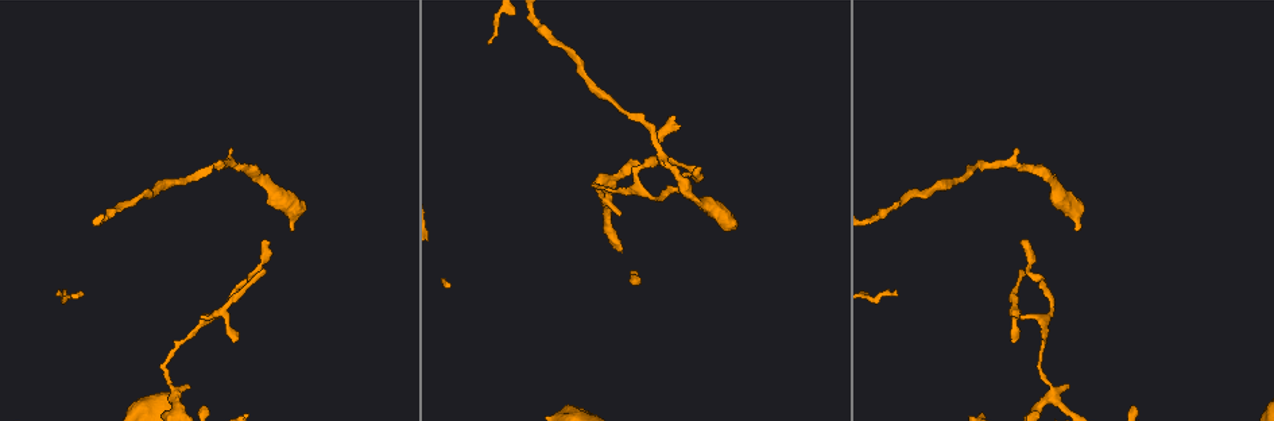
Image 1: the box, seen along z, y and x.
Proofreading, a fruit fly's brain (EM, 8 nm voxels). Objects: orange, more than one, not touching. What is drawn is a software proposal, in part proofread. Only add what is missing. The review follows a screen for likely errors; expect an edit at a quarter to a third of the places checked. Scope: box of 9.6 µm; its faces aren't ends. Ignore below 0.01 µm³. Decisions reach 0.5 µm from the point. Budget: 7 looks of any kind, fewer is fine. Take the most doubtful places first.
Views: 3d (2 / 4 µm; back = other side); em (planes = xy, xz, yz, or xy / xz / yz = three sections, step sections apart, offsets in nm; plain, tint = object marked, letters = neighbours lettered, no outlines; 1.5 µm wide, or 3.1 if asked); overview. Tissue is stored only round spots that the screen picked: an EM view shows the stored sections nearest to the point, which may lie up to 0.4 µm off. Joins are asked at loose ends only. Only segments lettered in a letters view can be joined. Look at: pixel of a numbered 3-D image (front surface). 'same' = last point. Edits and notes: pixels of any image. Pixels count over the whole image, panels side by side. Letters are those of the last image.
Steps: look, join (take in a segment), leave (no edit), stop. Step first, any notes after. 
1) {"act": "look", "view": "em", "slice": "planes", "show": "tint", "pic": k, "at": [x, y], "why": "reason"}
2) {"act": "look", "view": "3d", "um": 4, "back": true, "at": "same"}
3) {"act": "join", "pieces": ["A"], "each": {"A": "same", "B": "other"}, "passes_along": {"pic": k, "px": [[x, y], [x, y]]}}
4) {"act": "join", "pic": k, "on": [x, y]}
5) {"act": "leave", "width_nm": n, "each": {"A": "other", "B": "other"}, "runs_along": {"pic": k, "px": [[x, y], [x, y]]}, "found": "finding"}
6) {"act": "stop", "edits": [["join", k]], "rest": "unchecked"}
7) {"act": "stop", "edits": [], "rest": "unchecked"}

{"act": "look", "view": "3d", "um": 2, "pic": 1, "at": [235, 342], "why": "tapers out"}

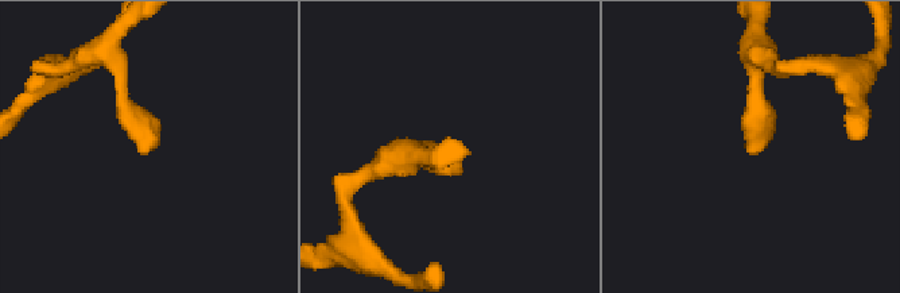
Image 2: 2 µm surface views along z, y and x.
{"act": "look", "view": "em", "slice": "planes", "show": "letters", "pic": 2, "at": [143, 154], "why": "need the tissue"}

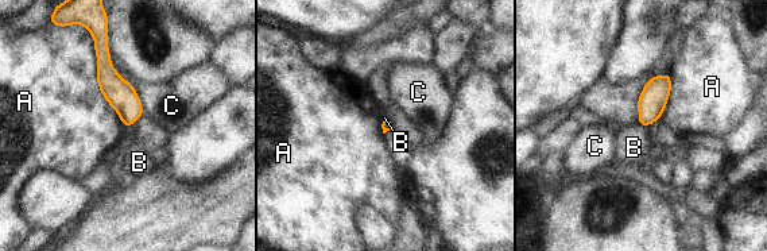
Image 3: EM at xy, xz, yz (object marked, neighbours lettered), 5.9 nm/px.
{"act": "leave", "each": {"A": "other", "B": "other", "C": "other"}, "border": {"pic": 3, "px": [[639, 123], [646, 127]]}, "found": "no lettered segment goes on from it"}

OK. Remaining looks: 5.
{"act": "look", "view": "3d", "um": 2, "pic": 1, "at": [267, 240], "why": "end of a long branch"}

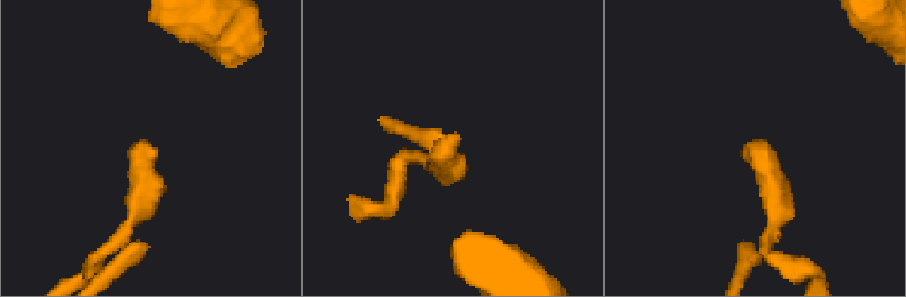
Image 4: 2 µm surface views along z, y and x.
{"act": "look", "view": "em", "slice": "planes", "show": "letters", "pic": 4, "at": [456, 135], "why": "shape alone is not enough"}

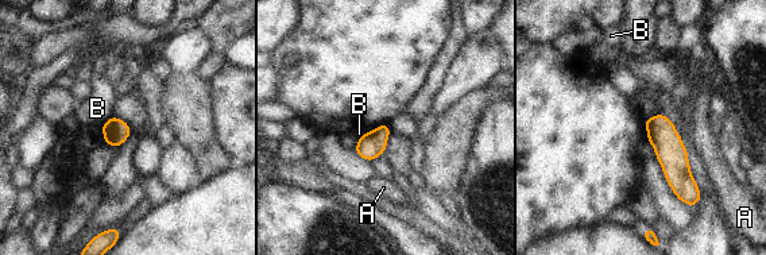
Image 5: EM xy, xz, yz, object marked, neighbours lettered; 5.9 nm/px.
{"act": "leave", "each": {"A": "other", "B": "other"}, "border": {"pic": 5, "px": [[112, 115], [100, 127]]}, "found": "no lettered segment goes on from it"}

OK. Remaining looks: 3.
{"act": "look", "view": "em", "slice": "xy", "step": 8, "show": "letters", "pic": 1, "at": [1065, 388], "why": "tapers out"}

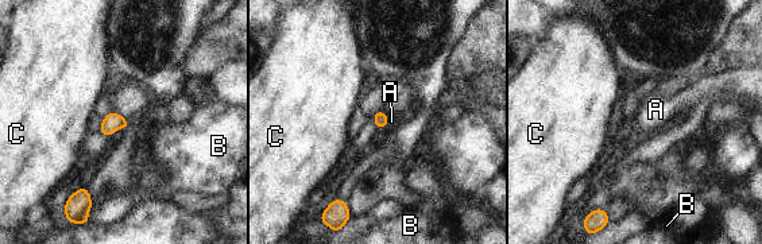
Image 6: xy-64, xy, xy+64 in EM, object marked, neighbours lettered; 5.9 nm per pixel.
{"act": "leave", "each": {"A": "other", "B": "other", "C": "other"}, "border": {"pic": 6, "px": [[389, 116], [386, 126]]}, "found": "no lettered segment goes on from it"}

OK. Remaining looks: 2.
{"act": "stop", "edits": [], "rest": "unchecked"}

